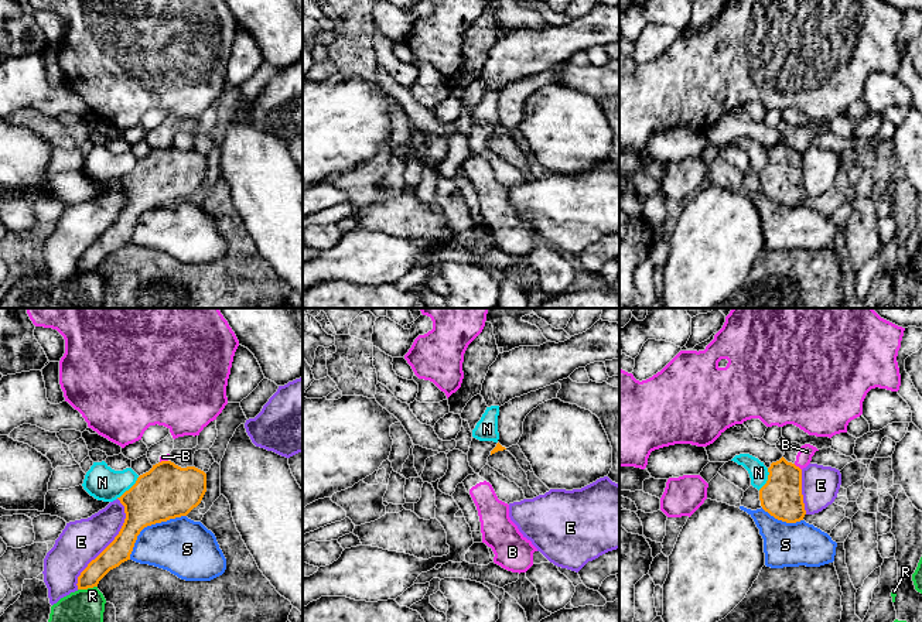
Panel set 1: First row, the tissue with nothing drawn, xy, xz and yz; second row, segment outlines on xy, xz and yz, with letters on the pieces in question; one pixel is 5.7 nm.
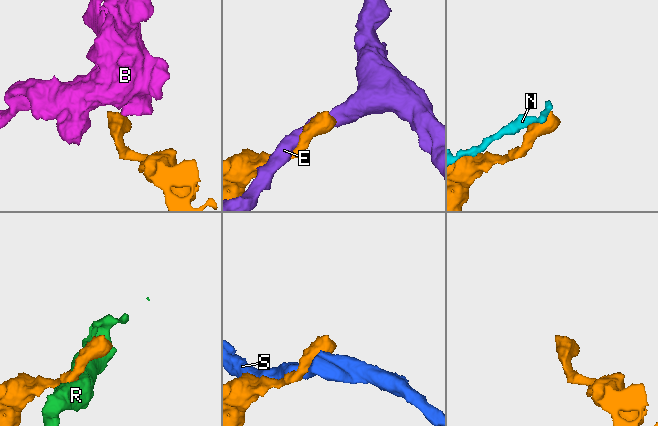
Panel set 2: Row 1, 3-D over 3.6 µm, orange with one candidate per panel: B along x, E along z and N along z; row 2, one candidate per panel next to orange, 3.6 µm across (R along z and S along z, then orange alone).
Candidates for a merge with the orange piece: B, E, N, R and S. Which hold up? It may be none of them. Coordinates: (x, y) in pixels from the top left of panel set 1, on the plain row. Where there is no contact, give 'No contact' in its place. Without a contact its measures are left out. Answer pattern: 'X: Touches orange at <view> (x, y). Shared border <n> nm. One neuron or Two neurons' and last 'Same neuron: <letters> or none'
B: Touches orange at yz (798, 150). Shared border 60 nm. Two neurons
E: Touches orange at xy (111, 226). Shared border 550 nm. Two neurons
N: Touches orange at xy (129, 173). Shared border 180 nm. Two neurons
R: Touches orange at xy (86, 272). Shared border 110 nm. Two neurons
S: Touches orange at xy (149, 208). Shared border 420 nm. Two neurons
Same neuron: none

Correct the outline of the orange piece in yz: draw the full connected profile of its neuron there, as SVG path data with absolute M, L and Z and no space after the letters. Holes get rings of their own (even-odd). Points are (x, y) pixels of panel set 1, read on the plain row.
M783 140L768 151L768 164L759 172L761 189L778 204L796 206L806 194L802 178L802 153Z

